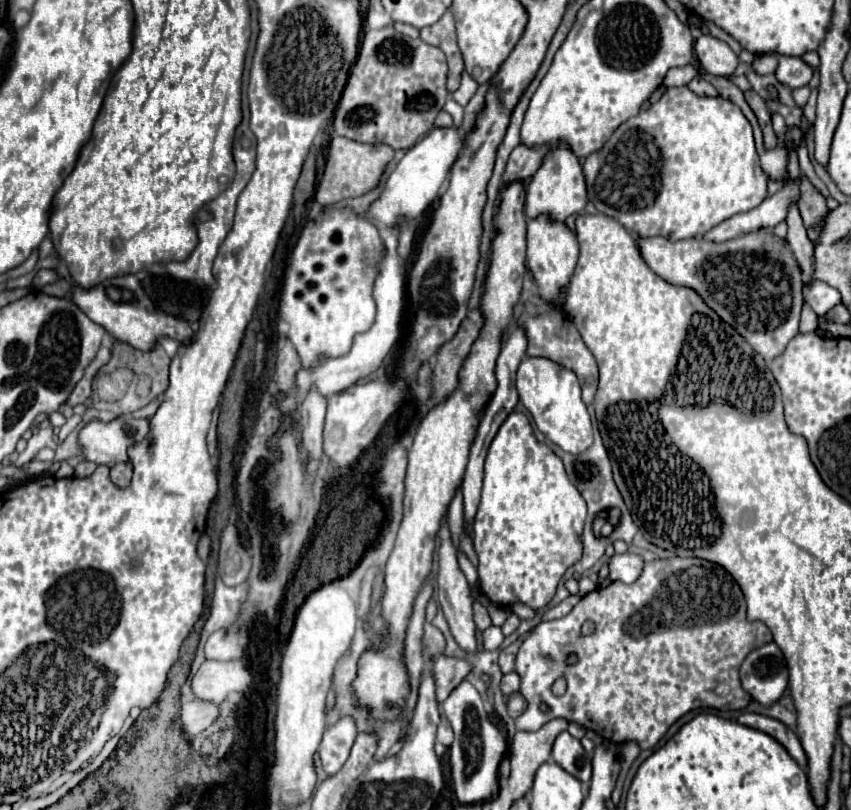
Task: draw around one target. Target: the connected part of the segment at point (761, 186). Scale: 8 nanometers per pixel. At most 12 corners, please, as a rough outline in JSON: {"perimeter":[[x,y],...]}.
{"perimeter":[[668,88],[584,162],[588,200],[684,240],[768,198],[728,98]]}

